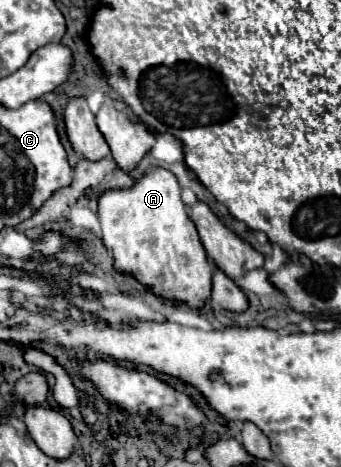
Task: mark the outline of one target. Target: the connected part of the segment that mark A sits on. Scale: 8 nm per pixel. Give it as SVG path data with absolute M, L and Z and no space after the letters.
M154 167L134 181L130 189L110 189L98 199L104 245L114 253L114 267L132 273L156 295L202 307L210 297L212 267L196 225L180 199L180 185L174 173Z

